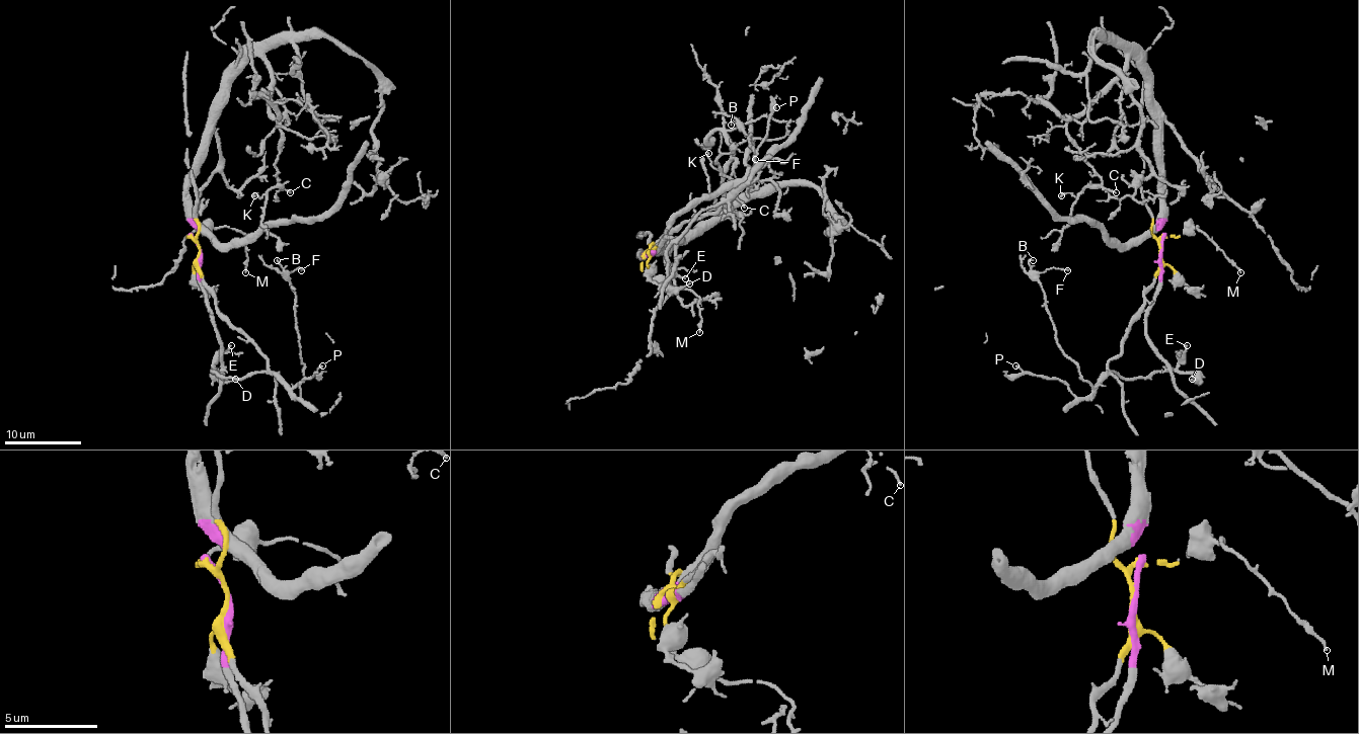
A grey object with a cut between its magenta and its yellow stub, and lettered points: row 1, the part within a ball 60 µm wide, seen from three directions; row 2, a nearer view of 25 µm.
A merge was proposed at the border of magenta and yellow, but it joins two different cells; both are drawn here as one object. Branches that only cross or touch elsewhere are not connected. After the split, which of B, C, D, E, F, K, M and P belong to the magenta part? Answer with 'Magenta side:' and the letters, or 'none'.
Magenta side: C, K

